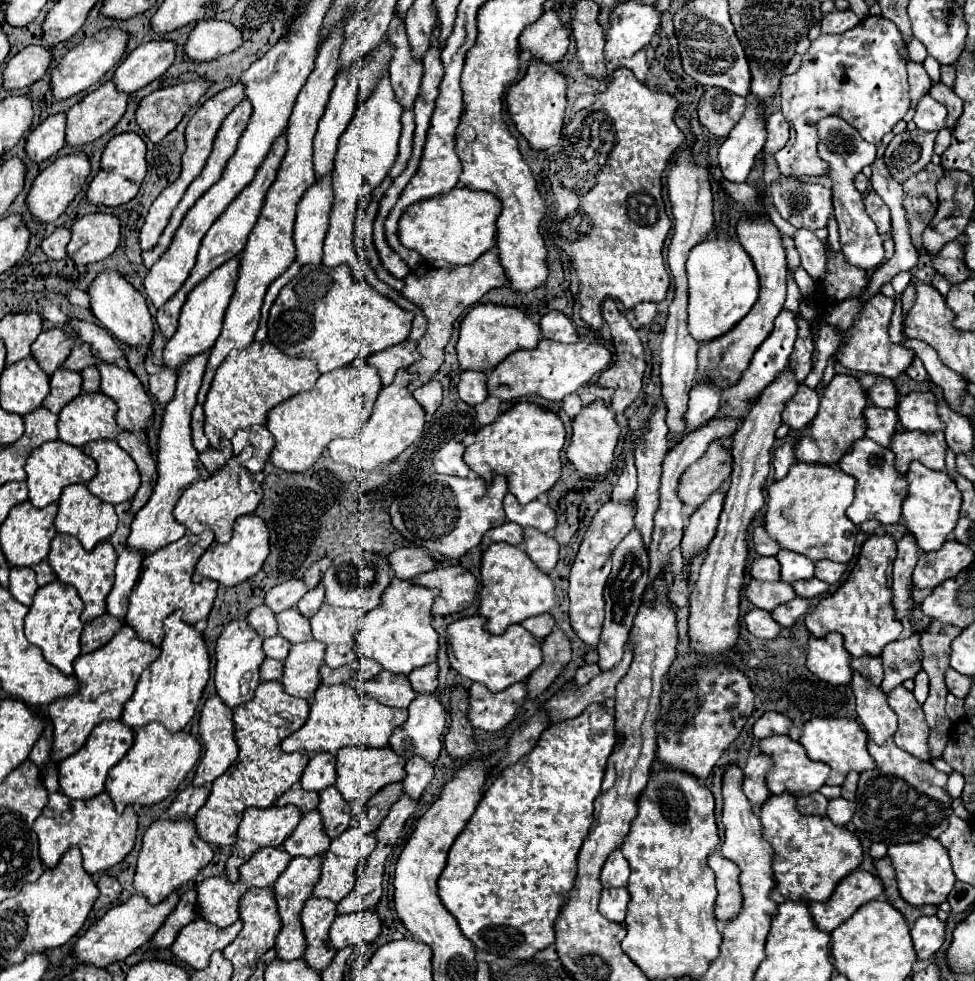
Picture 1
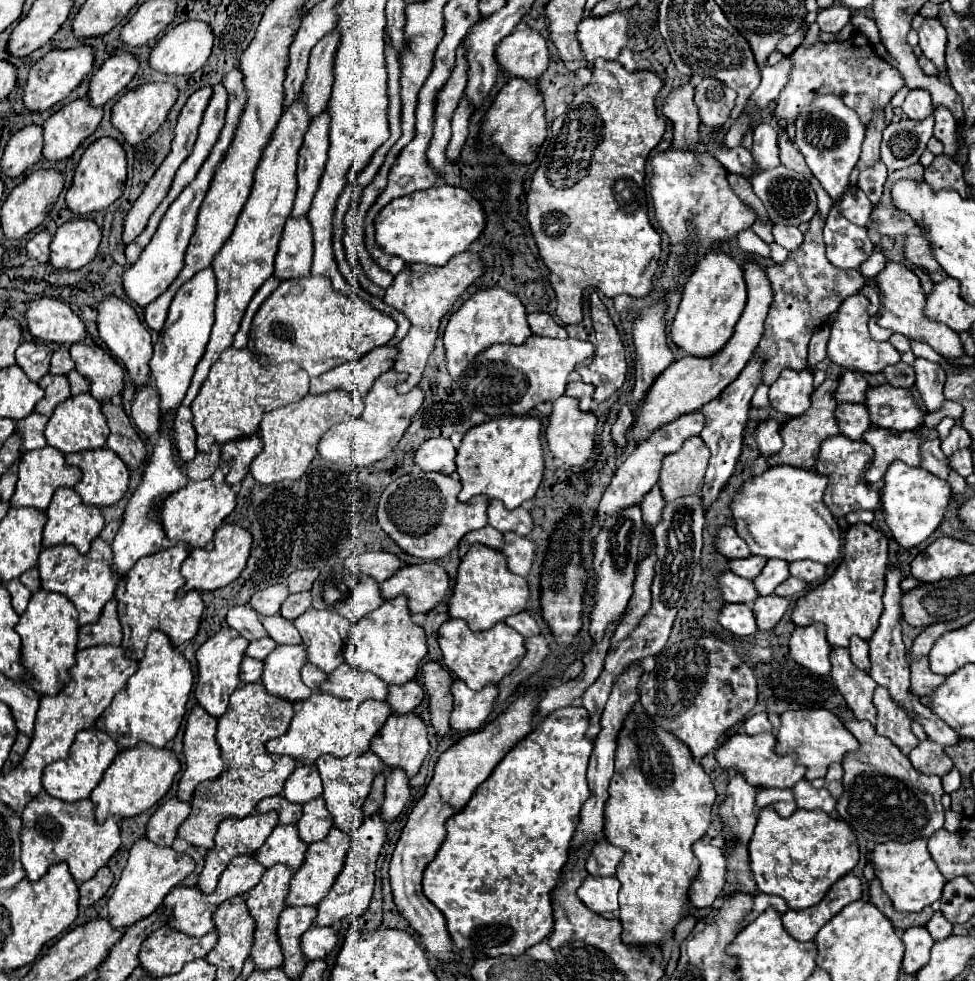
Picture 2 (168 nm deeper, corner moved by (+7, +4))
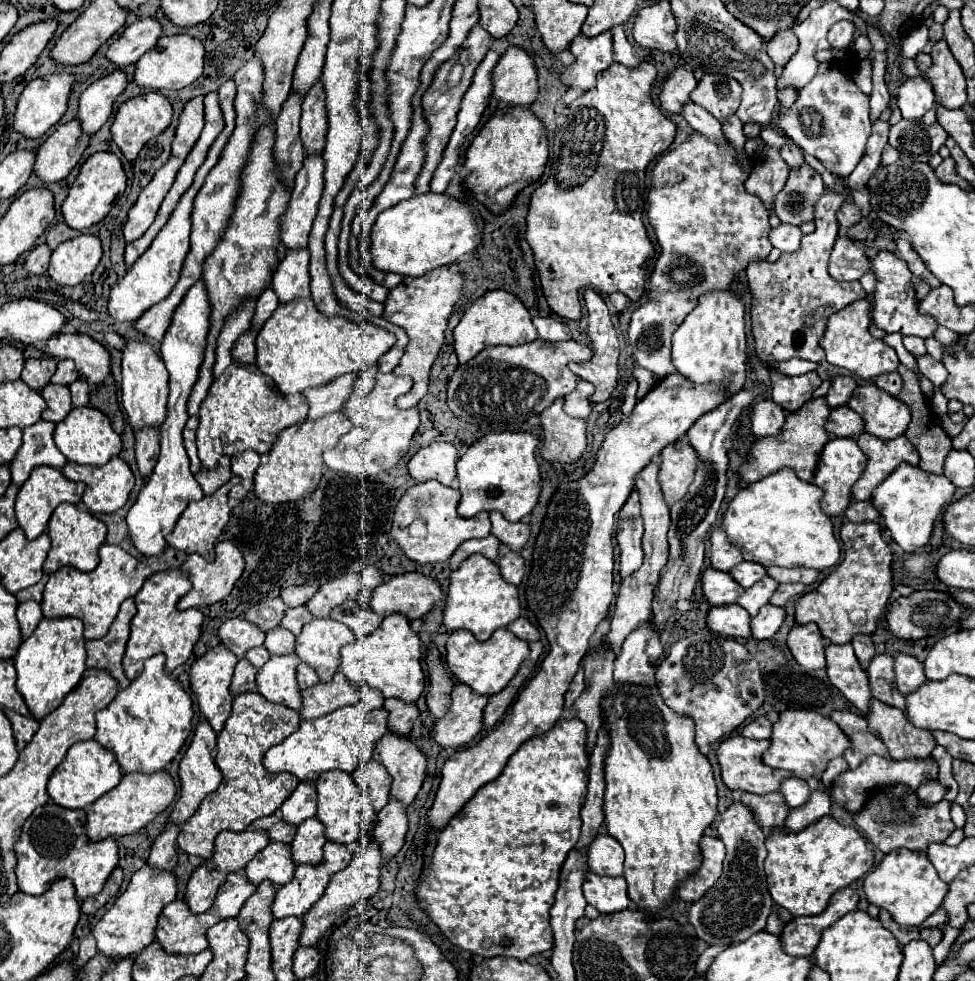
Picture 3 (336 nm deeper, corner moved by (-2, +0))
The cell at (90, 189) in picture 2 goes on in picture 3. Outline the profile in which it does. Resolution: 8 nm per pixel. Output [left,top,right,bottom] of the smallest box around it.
[61,151,127,229]

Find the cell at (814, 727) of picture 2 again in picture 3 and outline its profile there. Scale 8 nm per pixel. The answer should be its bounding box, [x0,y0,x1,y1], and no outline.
[763,709,849,791]

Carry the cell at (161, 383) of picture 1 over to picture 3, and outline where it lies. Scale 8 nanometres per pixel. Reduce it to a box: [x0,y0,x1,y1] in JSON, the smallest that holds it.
[135,429,159,481]

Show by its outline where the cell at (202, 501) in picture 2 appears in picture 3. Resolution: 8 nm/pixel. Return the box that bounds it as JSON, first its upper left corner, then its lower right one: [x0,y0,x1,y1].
[167,483,231,561]

